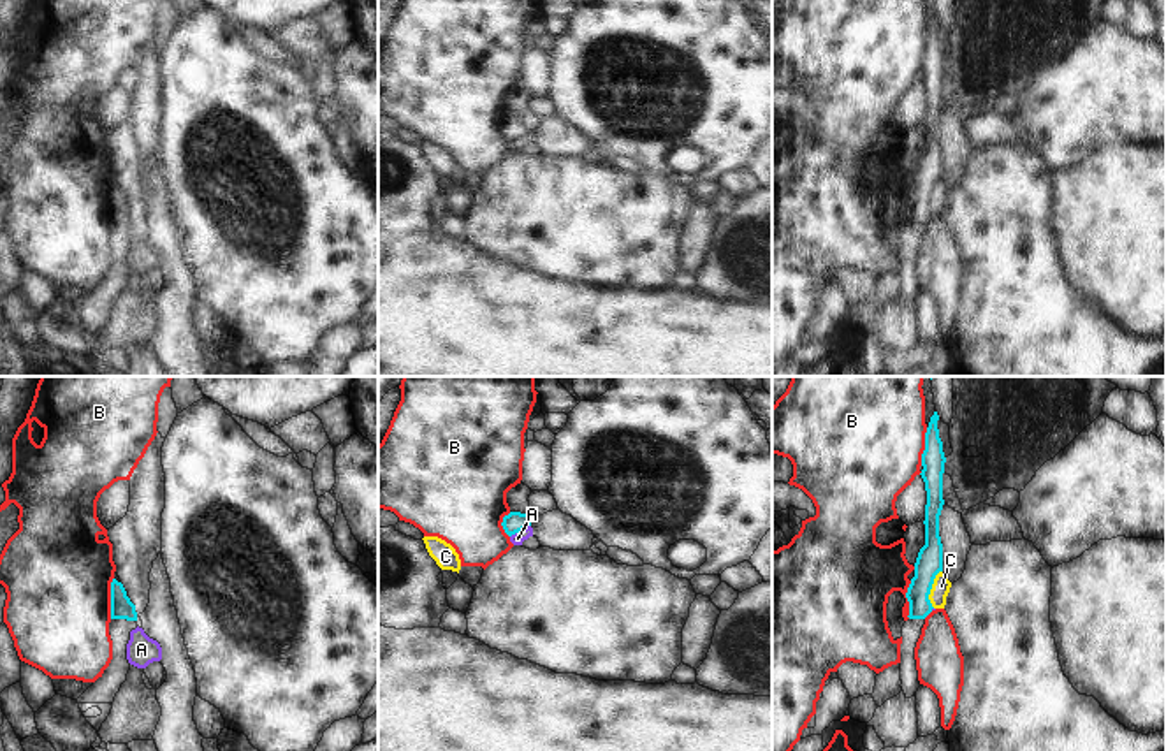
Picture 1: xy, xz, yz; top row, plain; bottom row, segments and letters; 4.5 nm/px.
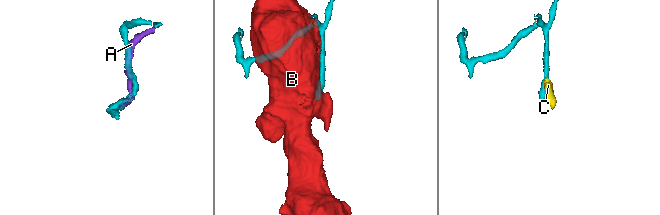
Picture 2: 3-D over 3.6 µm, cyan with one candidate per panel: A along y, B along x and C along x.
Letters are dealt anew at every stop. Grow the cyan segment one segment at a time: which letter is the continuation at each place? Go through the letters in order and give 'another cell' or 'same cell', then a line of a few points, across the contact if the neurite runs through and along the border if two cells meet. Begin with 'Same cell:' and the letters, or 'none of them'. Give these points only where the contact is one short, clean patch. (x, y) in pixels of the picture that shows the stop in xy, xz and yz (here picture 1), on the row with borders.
Same cell: none of them
A: another cell; line xz (530, 524), (510, 537)
B: another cell
C: another cell; line yz (941, 570), (929, 595), (932, 607)

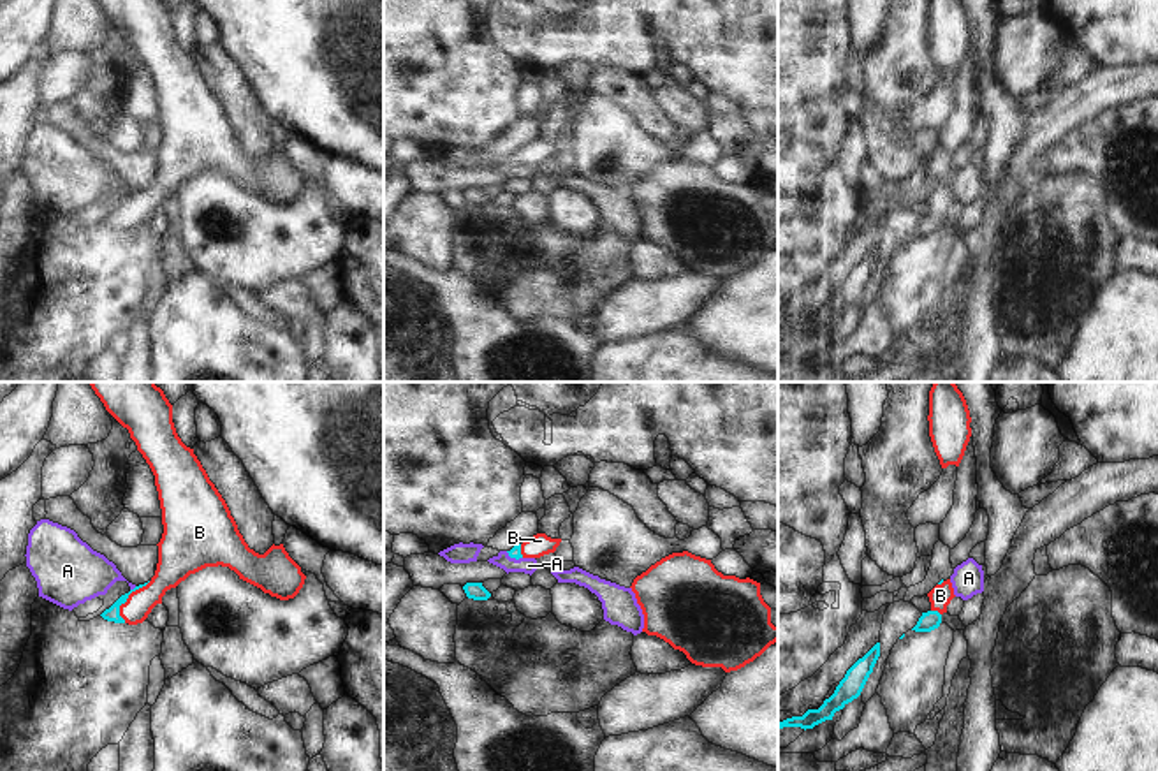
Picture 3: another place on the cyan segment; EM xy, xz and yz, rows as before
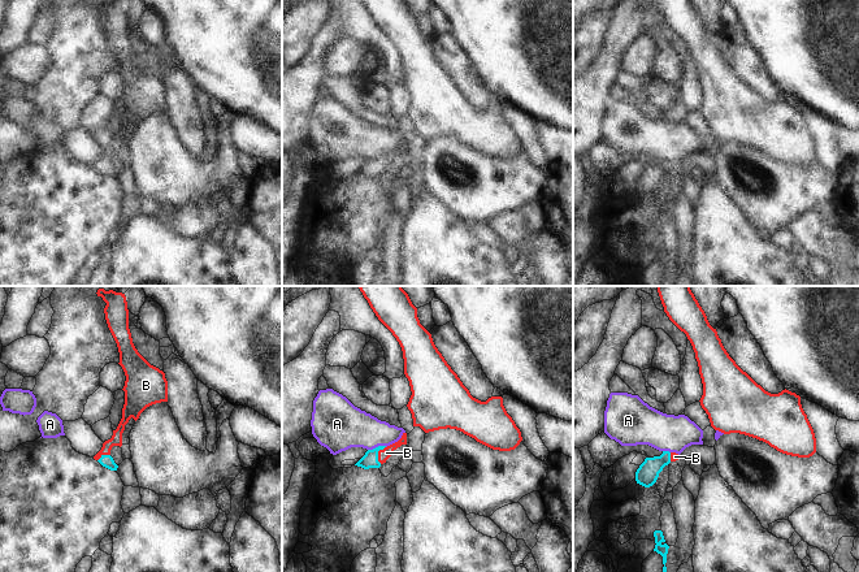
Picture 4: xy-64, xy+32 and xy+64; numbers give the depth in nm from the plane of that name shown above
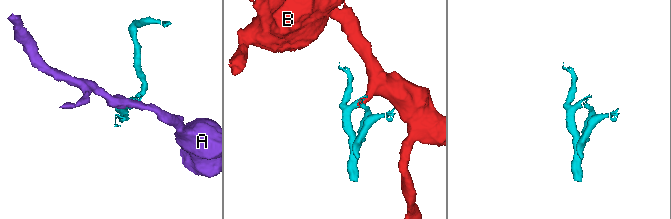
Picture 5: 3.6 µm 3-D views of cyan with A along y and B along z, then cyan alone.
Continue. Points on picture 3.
Same cell: B
A: another cell
B: same cell; line xy (113, 613), (127, 597), (145, 597), (173, 567)

